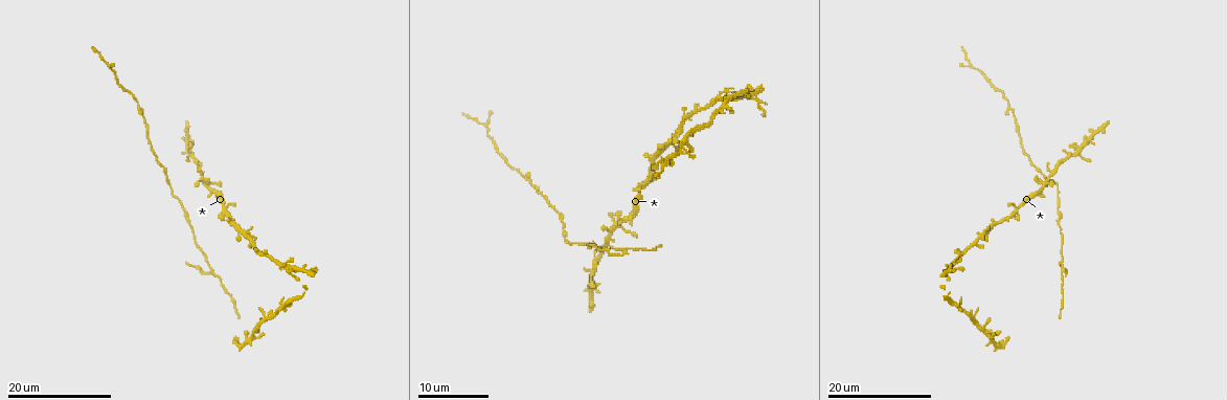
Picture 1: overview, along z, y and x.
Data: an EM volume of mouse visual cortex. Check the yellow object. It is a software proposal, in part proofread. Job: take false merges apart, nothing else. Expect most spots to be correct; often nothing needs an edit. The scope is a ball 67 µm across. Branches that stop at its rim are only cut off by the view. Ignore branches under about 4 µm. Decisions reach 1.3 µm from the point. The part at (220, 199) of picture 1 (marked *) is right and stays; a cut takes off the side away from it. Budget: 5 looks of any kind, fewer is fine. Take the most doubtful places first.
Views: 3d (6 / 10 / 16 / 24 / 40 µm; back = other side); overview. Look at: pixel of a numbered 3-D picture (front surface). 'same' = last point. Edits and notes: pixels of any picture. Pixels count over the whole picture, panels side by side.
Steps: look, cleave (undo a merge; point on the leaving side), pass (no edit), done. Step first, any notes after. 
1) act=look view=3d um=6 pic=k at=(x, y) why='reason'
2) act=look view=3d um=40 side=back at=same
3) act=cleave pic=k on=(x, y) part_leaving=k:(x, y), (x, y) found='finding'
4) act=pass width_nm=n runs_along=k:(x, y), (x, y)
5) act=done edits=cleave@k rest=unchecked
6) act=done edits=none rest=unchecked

act=look view=3d um=16 pic=1 at=(624, 251) why='looks like a crossing'

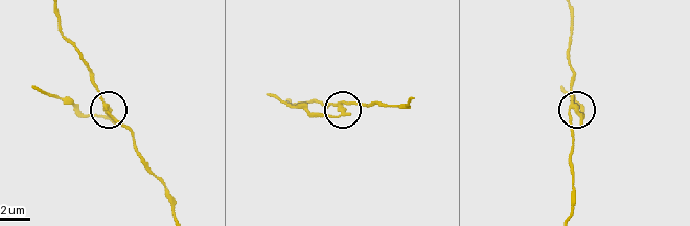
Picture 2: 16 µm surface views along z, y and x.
act=look view=3d um=6 pic=2 at=(343, 109)

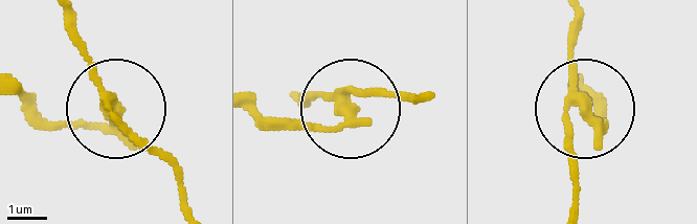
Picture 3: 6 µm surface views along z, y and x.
act=cleave pic=3 on=(60, 129) part_leaving=3:(103, 104), (92, 125), (43, 117), (23, 101) found='a second neuron is stuck on'

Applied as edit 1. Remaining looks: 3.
act=look view=overview why='see it whole again'

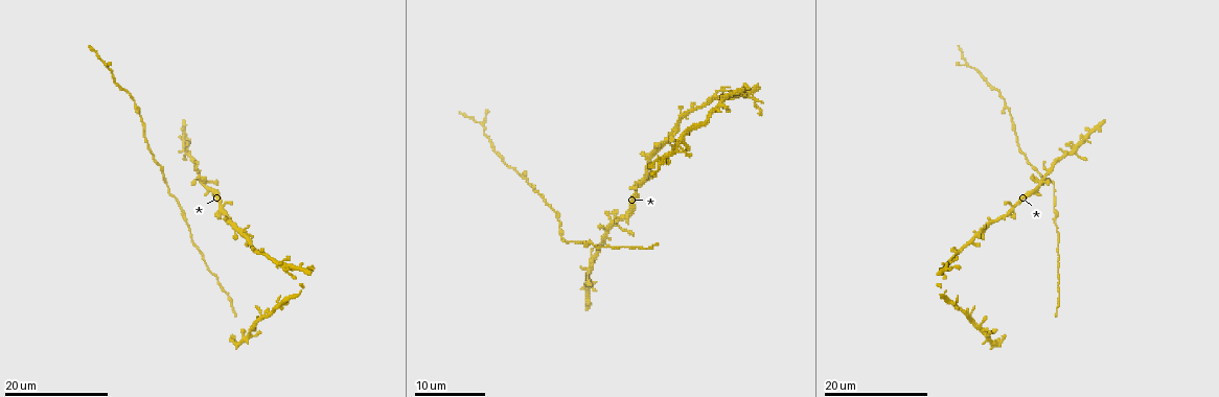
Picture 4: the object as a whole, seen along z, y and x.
act=look view=3d um=16 pic=4 at=(285, 267) why='thin arm on a thick one'

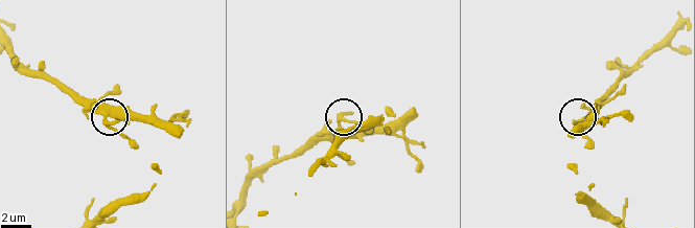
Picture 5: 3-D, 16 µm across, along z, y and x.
act=look view=3d um=10 pic=5 at=(341, 125)

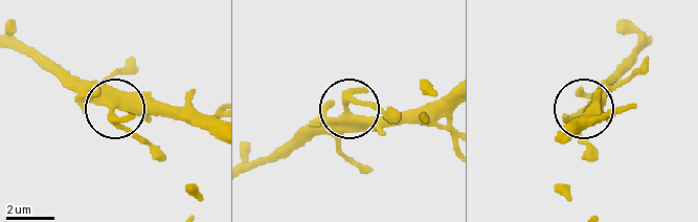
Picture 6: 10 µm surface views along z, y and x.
act=pass width_nm=330 found='one neuron here'

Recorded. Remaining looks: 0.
act=done edits=cleave@3 rest=unchecked

